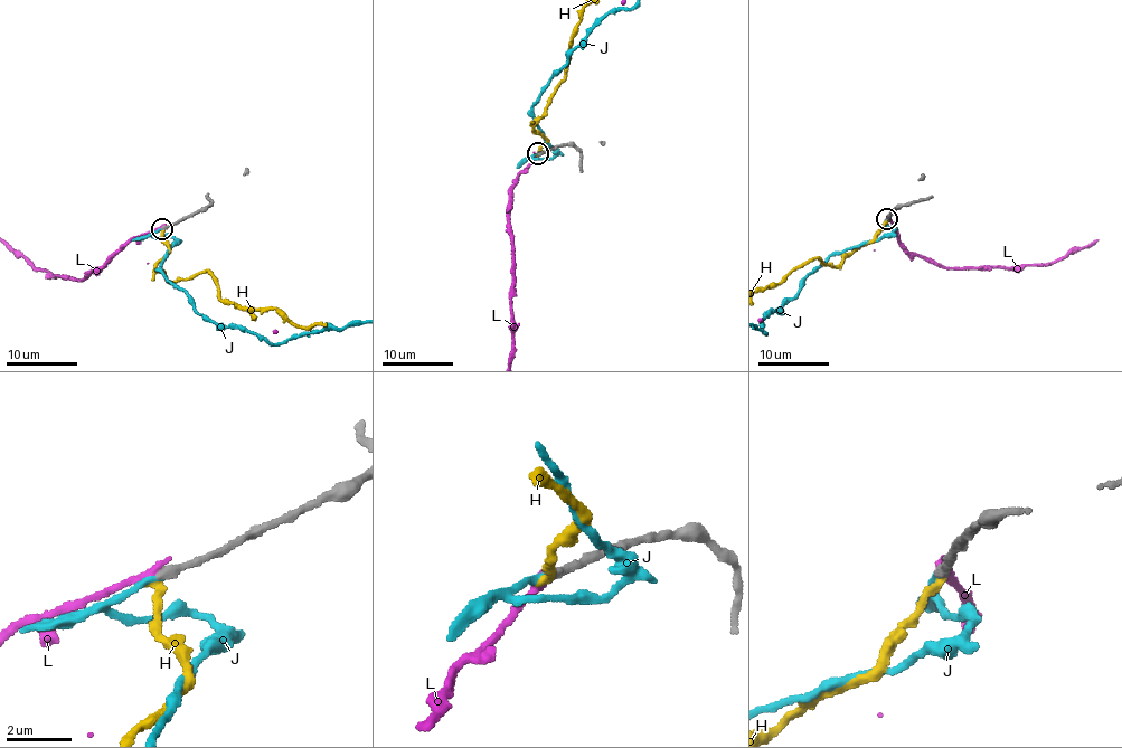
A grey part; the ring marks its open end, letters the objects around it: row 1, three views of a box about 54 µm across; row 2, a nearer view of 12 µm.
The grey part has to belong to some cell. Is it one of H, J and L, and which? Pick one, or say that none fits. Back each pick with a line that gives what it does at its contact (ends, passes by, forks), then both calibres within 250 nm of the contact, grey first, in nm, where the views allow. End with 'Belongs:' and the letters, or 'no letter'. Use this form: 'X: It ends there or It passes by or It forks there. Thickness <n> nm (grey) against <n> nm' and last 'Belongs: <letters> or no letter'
J: It ends there. Thickness 320 nm (grey) against 160 nm
Belongs: J

